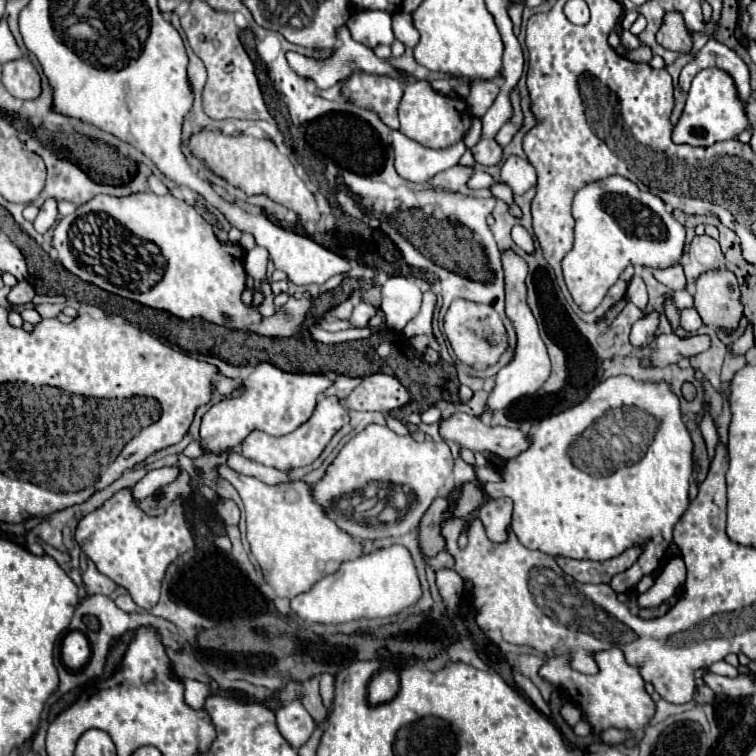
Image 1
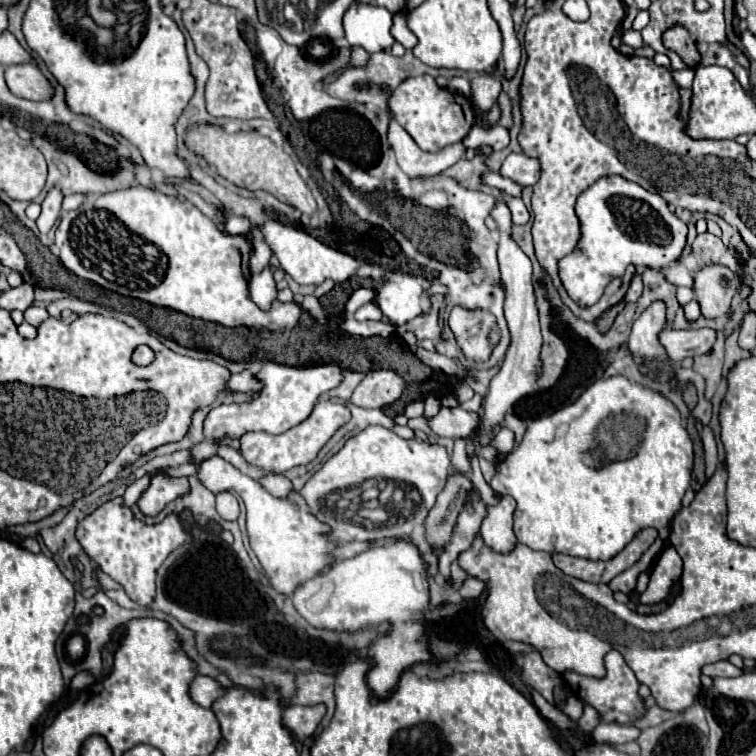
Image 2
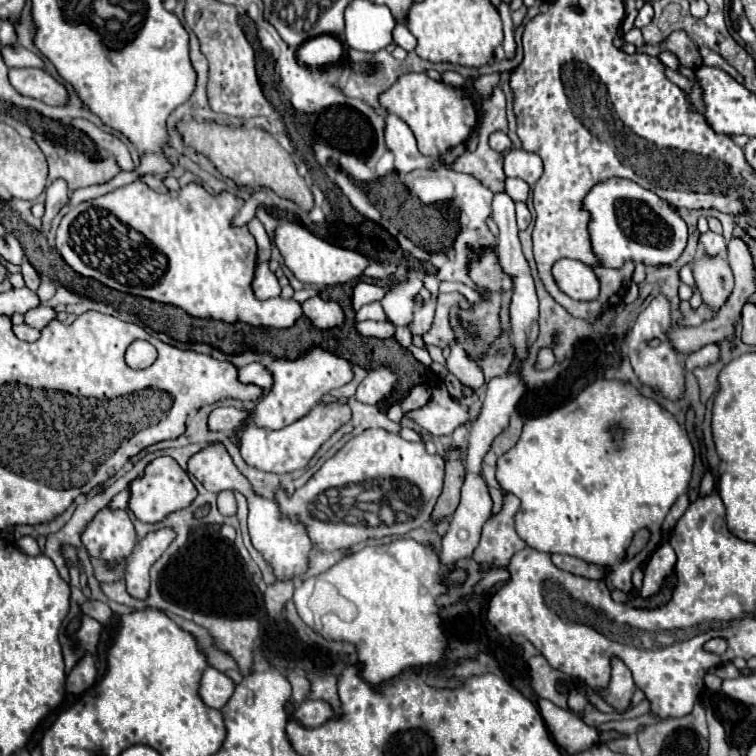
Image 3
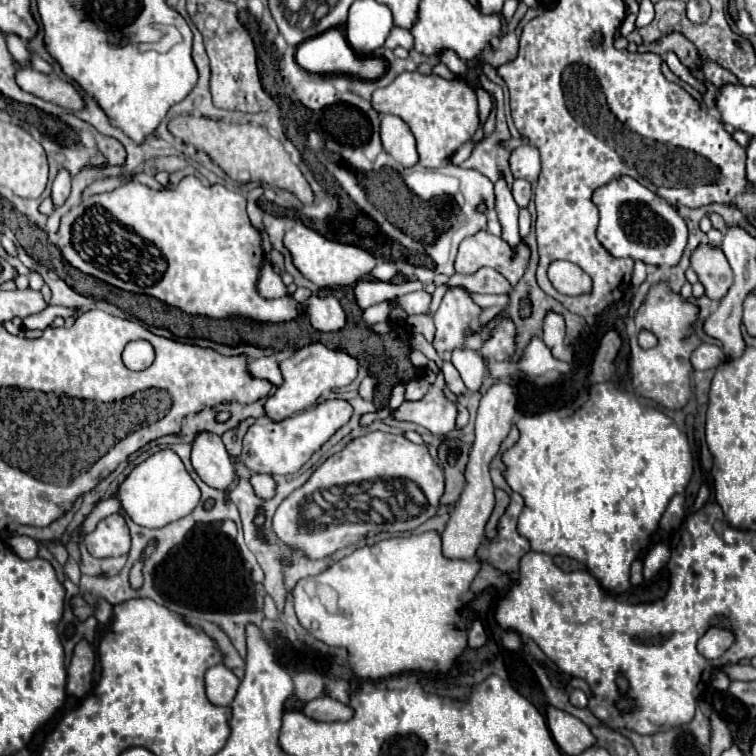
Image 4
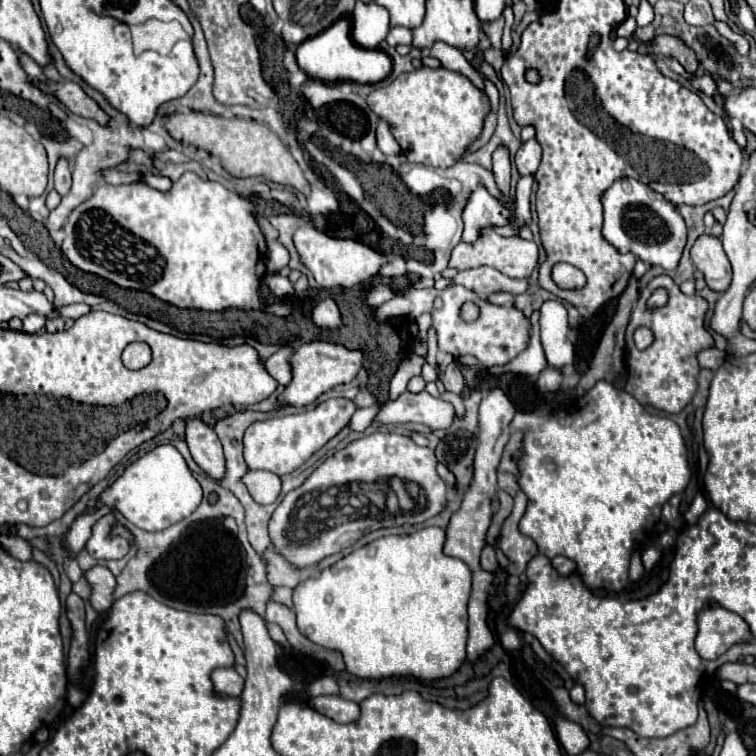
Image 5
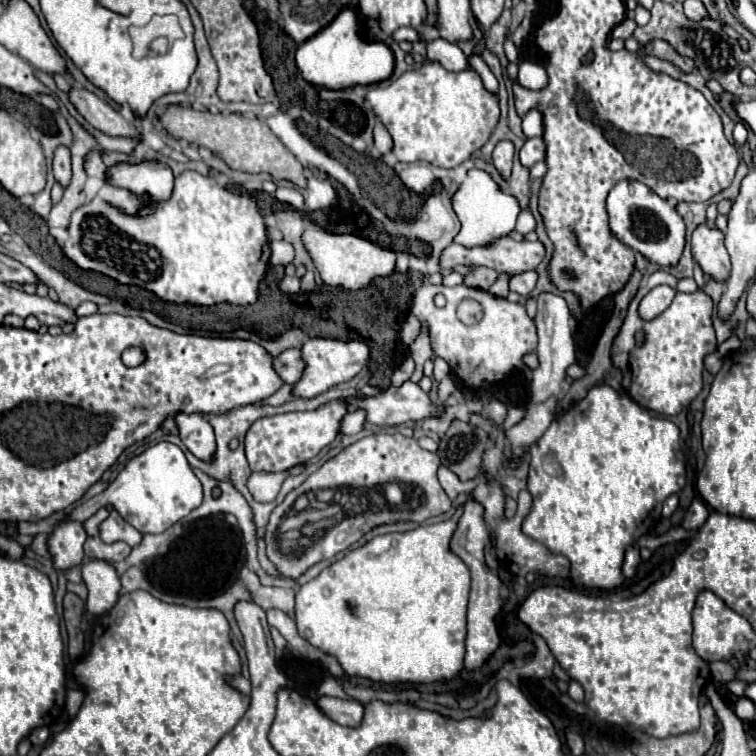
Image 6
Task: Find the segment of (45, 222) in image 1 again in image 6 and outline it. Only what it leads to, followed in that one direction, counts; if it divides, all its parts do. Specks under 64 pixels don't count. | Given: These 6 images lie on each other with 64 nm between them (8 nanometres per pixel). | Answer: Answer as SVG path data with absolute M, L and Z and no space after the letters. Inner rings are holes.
M60 146L60 148L56 150L52 168L54 168L54 178L56 178L56 182L58 182L62 188L66 188L66 186L70 184L70 176L72 176L72 172L70 172L70 150L68 150L68 148Z

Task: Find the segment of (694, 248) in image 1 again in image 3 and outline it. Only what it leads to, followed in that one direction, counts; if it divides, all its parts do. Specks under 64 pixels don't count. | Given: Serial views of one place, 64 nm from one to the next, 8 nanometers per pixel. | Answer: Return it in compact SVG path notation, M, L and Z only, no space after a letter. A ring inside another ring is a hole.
M706 232L700 236L700 248L706 256L721 256L724 260L727 256L727 246L724 242L724 238L720 234L714 234L714 232Z

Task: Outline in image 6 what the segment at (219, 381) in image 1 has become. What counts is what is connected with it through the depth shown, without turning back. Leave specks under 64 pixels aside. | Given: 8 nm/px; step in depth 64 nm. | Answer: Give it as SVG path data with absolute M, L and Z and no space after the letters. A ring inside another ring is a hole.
M298 348L284 350L282 354L278 354L272 360L272 364L274 364L276 374L288 384L294 384L300 378L300 368L304 368L304 362L300 360L300 350Z

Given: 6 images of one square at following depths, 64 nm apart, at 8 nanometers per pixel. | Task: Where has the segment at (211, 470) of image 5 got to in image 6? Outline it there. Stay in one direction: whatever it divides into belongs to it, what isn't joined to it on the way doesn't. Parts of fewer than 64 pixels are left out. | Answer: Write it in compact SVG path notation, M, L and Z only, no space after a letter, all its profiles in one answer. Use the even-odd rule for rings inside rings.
M176 414L176 424L186 448L196 458L212 462L216 454L216 438L212 426L200 414Z

